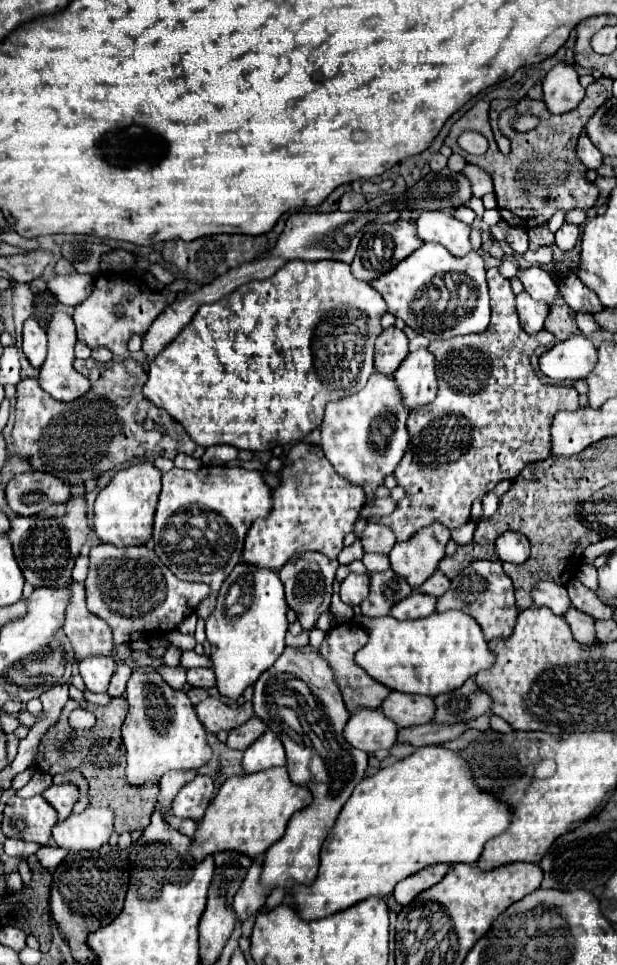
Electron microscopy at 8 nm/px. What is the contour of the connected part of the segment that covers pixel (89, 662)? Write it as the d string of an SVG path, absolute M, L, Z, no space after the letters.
M89 656L79 662L81 678L91 692L107 692L109 680L115 672L115 662L107 656Z

